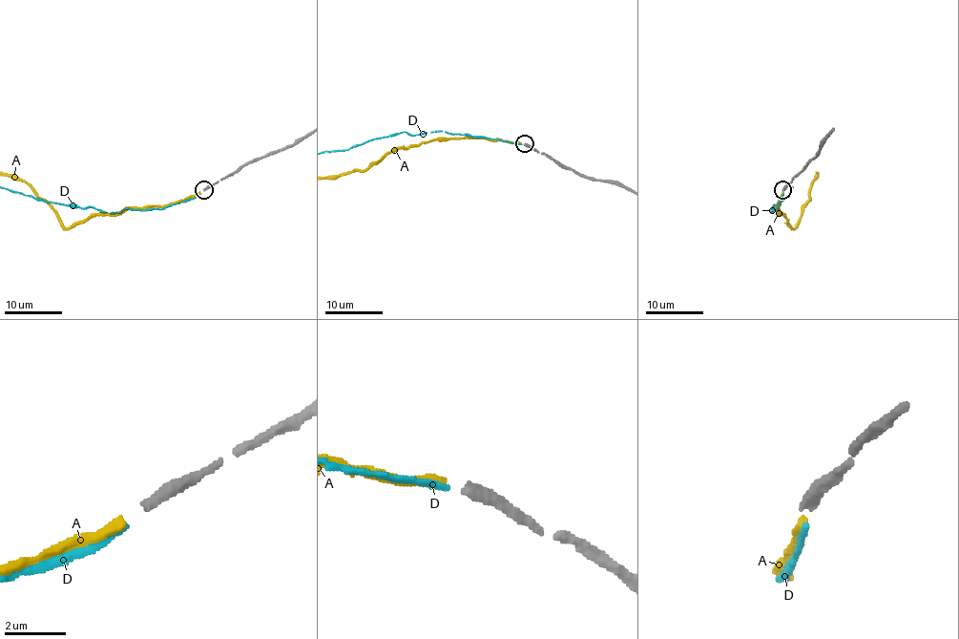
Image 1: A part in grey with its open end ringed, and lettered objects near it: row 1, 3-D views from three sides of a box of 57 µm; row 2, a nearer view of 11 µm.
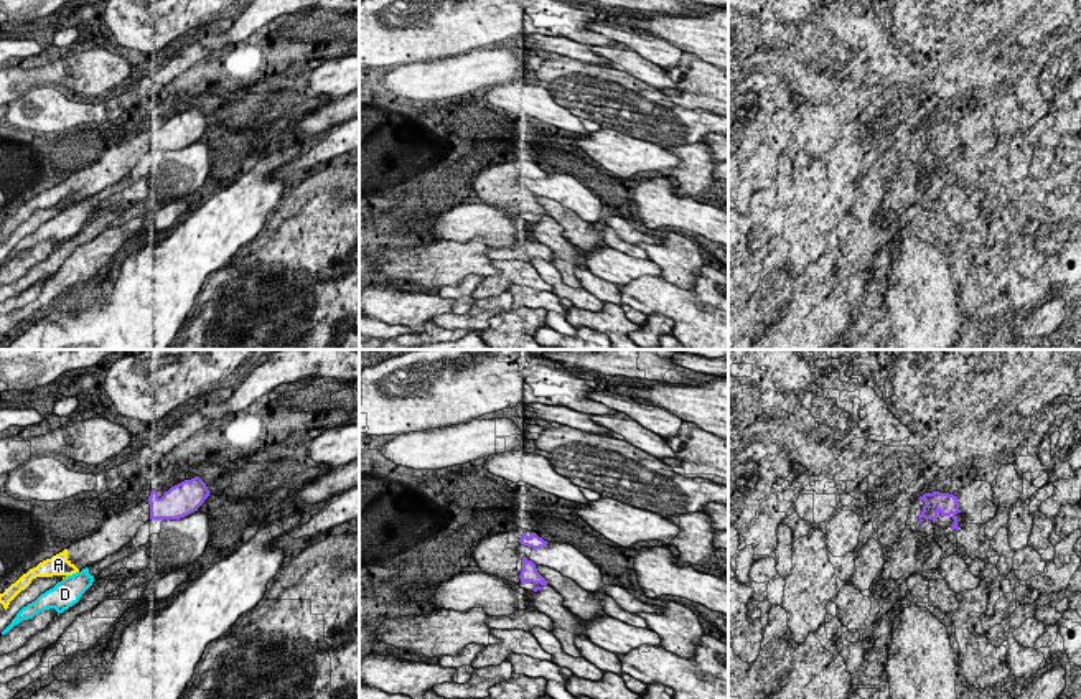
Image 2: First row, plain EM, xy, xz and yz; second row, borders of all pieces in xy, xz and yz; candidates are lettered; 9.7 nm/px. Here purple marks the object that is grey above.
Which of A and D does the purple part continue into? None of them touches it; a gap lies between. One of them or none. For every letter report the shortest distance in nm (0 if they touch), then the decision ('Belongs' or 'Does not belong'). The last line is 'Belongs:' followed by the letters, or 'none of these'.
A: Distance 850 nm. Belongs
D: Distance 800 nm. Does not belong
Belongs: A

